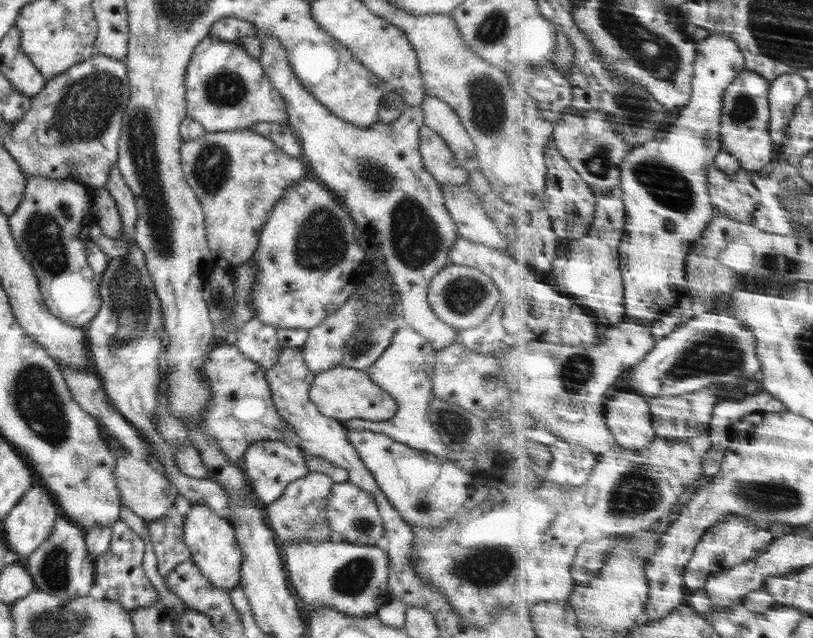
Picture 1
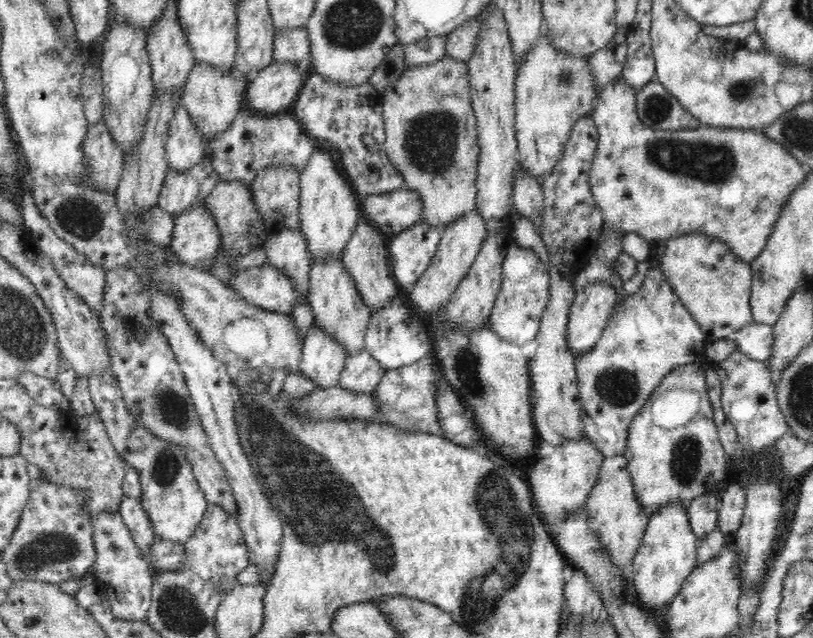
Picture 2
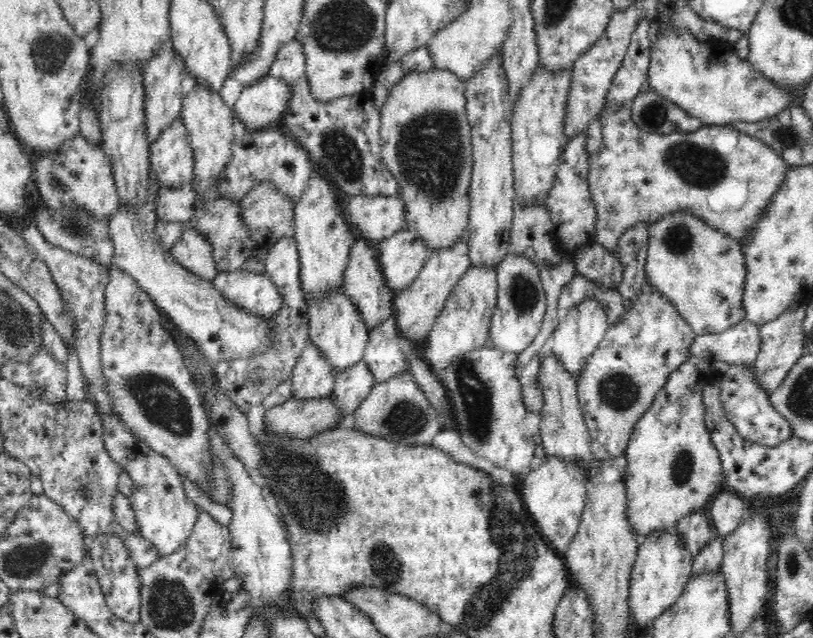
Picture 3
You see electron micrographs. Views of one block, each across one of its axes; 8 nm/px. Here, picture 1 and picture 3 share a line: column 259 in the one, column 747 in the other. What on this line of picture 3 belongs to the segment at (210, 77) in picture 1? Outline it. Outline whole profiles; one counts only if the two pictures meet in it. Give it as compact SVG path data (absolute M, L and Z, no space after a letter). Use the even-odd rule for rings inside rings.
M666 29L652 50L644 86L646 91L659 94L706 125L726 125L736 121L751 123L769 119L788 108L788 102L794 98L753 72L744 59L734 55L731 44L718 40L698 41L688 33L672 33Z

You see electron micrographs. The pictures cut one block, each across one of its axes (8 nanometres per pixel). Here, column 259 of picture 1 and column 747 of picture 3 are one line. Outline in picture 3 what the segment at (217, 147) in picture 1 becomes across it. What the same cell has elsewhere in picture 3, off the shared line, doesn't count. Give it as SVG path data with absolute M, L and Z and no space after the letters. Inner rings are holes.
M624 106L618 112L611 112L611 110L604 112L604 128L602 128L604 144L602 144L600 152L596 152L596 155L590 161L592 166L590 166L587 181L597 210L595 242L604 245L607 249L614 249L617 246L618 237L631 224L646 221L646 225L649 226L656 219L672 211L690 211L690 213L704 219L712 227L720 229L722 232L738 239L738 242L743 243L743 238L758 220L763 208L767 206L767 202L778 190L784 178L785 170L789 166L782 161L782 158L760 140L733 129L730 130L728 126L728 128L724 128L722 134L725 152L724 164L722 164L722 158L714 152L714 128L702 127L700 130L690 133L650 133L640 130L630 118L630 115L630 106ZM722 174L724 174L724 180L726 178L736 178L736 180L744 178L746 180L748 198L740 206L740 210L736 210L736 212L726 212L724 210L721 214L714 212L708 206L706 196L708 196L710 188L714 188L722 182Z

